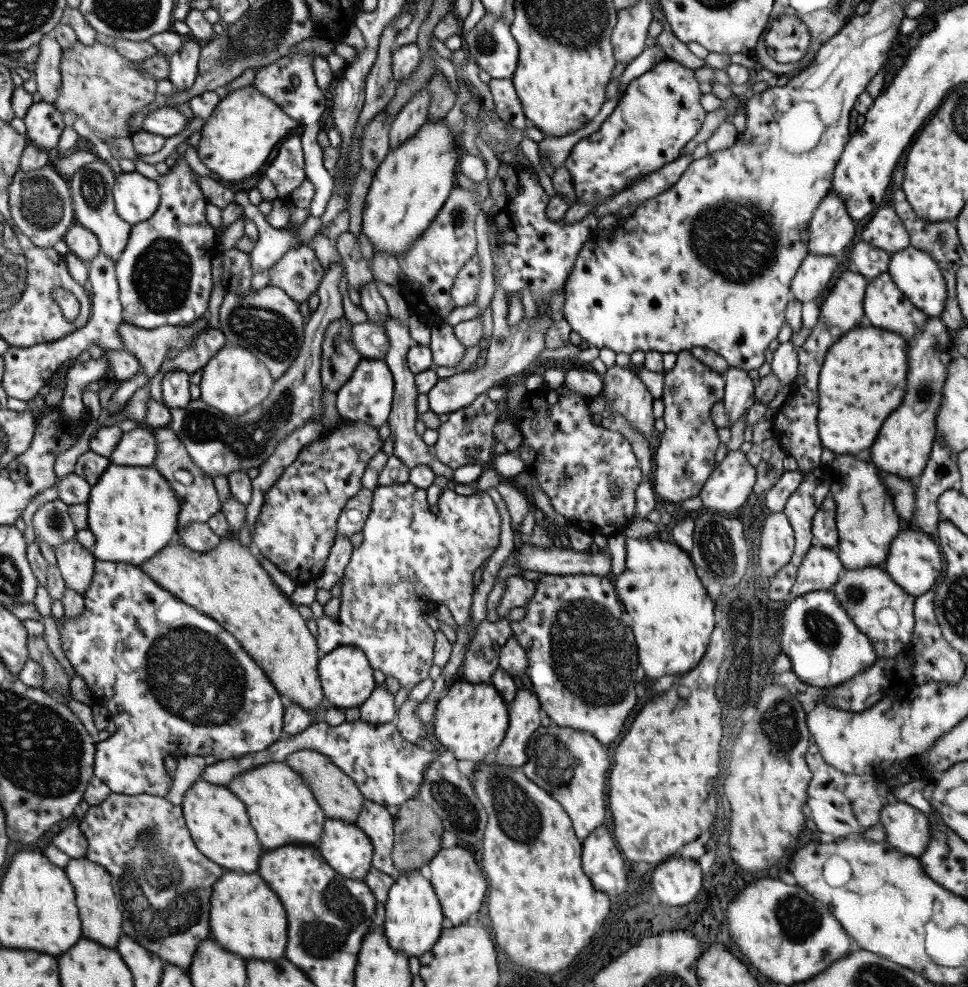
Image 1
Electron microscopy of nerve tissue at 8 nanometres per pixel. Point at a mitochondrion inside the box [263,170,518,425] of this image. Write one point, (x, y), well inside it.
(457, 218)

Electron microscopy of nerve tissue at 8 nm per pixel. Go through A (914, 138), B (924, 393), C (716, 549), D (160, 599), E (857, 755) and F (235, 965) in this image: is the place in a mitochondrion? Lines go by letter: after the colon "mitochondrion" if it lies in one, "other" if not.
A: other
B: mitochondrion
C: mitochondrion
D: other
E: other
F: other

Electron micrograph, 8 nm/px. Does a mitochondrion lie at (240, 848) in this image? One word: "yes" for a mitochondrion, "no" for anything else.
no

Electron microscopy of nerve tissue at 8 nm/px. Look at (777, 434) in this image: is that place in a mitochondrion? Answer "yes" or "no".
no

